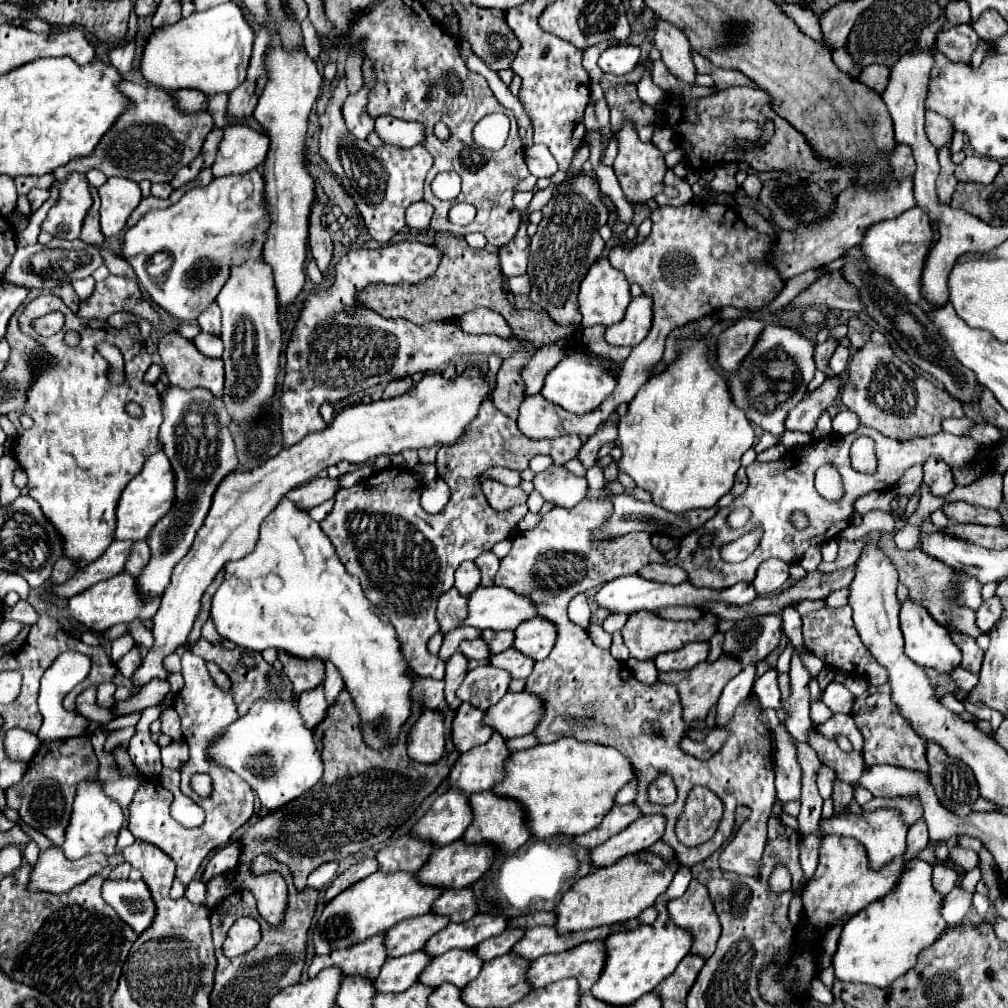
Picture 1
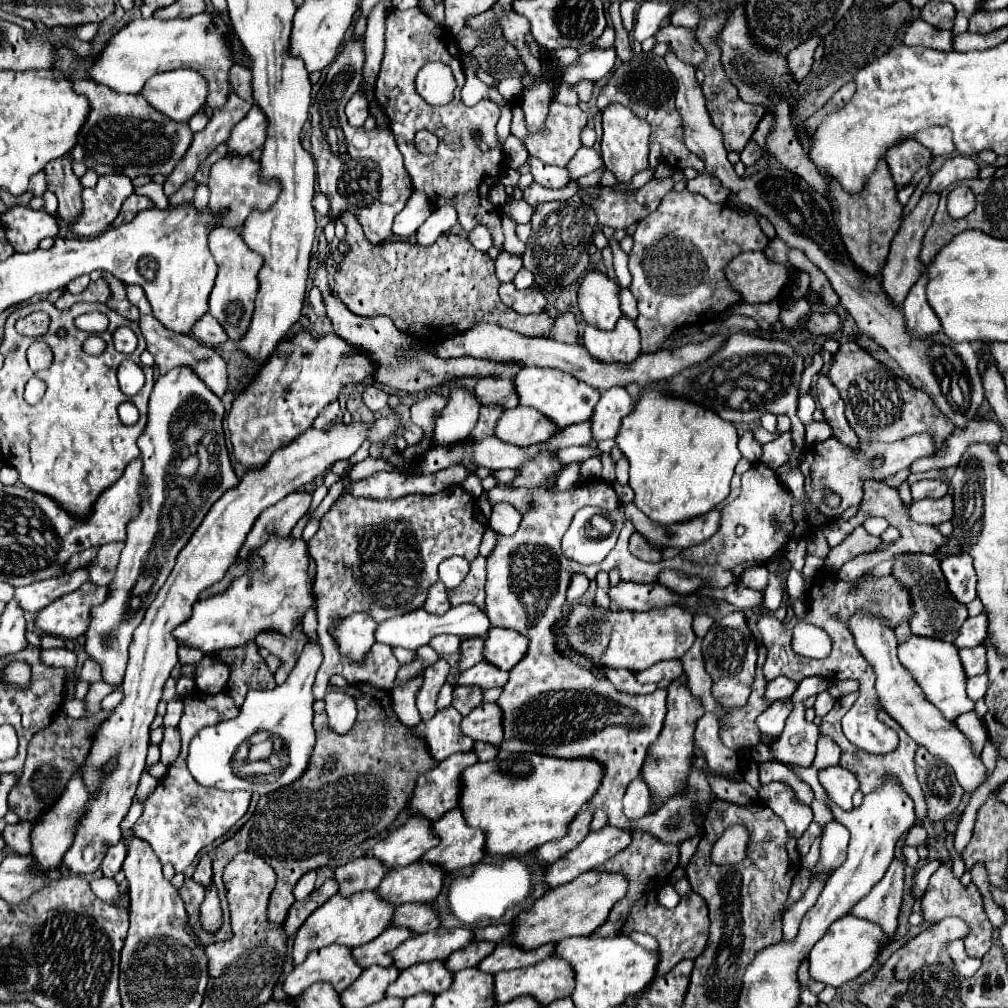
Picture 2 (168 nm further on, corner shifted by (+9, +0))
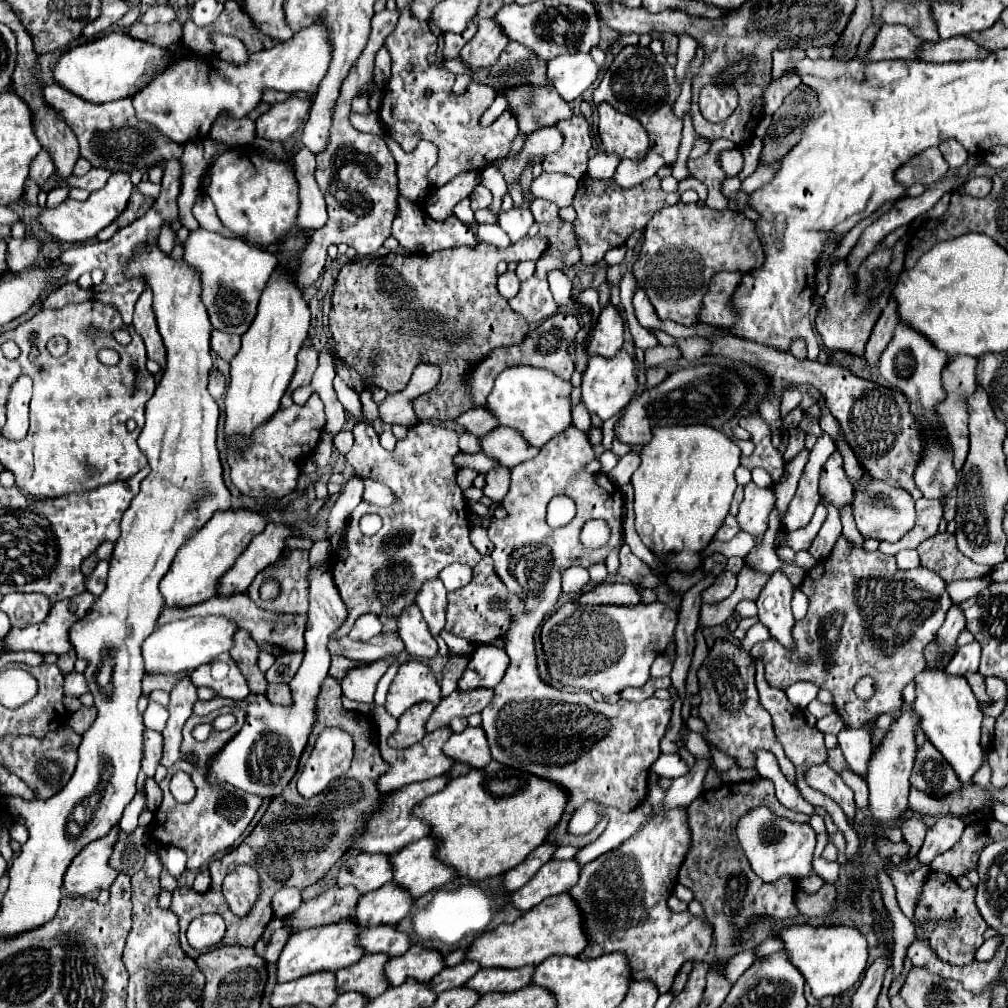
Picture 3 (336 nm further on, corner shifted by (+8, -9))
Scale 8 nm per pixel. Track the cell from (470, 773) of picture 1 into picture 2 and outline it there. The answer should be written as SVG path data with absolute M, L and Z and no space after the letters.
M475 751L455 753L429 773L421 775L409 801L411 813L427 813L433 821L437 821L443 813L451 811L461 797L461 773L477 761Z

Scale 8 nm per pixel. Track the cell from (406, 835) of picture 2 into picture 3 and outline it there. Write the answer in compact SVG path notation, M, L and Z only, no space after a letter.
M356 854L342 862L336 886L354 886L360 894L368 894L388 882L392 882L392 866L388 866L388 854Z

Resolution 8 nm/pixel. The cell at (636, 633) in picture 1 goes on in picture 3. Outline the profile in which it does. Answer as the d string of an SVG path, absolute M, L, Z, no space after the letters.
M566 602L558 606L542 624L540 640L542 650L546 656L546 666L552 682L562 686L572 686L580 690L598 690L604 698L612 694L620 694L628 686L644 686L650 678L650 666L656 656L664 654L670 638L674 636L674 628L678 622L678 614L664 606L662 602L654 604L636 604L636 606L596 606L596 604L580 604L580 602Z

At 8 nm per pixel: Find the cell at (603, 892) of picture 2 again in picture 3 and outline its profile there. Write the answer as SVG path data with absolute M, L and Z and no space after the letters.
M562 892L524 912L516 922L500 924L494 930L480 934L470 944L466 960L478 962L480 968L522 968L538 966L550 956L578 956L580 950L584 950L580 916L576 914L576 908L572 908L572 898Z

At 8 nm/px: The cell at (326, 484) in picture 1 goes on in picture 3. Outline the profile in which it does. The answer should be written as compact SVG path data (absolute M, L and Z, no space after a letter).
M268 524L262 534L258 534L248 548L236 558L234 566L218 580L216 592L224 598L246 592L250 582L258 572L262 572L266 566L276 562L276 558L282 554L284 540L292 534L290 528Z

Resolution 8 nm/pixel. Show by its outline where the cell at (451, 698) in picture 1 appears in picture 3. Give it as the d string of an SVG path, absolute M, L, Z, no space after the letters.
M420 702L418 706L408 708L400 718L398 718L398 728L396 732L388 738L388 744L392 748L408 748L420 742L424 734L424 722L430 718L434 706L428 702Z

